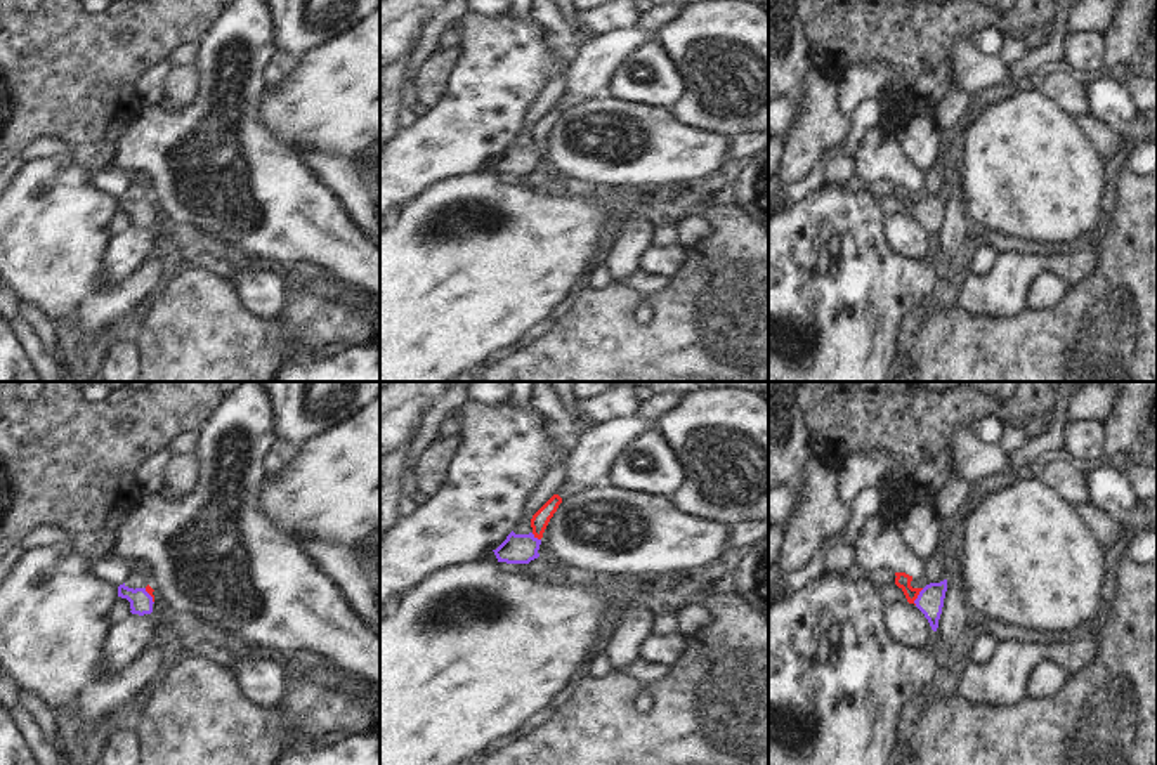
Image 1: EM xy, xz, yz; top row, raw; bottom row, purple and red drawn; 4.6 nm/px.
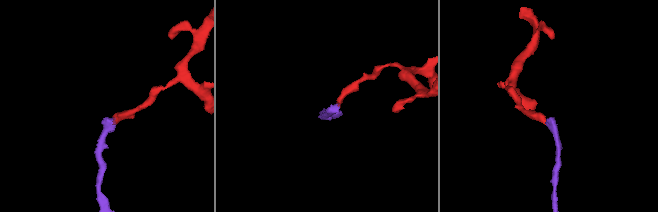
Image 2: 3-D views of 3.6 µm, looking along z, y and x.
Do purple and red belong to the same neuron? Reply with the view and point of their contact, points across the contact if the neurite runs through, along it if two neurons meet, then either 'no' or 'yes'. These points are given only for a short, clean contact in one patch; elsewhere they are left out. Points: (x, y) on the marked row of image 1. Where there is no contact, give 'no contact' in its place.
meets purple in yz at (918, 597); runs through yz (930, 601), (918, 597), (902, 580); yes

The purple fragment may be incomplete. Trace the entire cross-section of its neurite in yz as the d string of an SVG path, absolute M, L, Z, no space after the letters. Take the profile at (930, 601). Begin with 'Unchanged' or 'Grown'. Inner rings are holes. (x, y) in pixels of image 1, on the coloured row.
Grown. M895 572L895 576L895 585L904 592L907 602L914 604L928 619L931 630L937 631L947 592L947 579L930 583L925 588L912 588L912 576L905 572Z

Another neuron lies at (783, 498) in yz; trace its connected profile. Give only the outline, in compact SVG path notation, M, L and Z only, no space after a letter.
M800 474L793 481L768 486L768 522L789 522L800 503L800 487Z

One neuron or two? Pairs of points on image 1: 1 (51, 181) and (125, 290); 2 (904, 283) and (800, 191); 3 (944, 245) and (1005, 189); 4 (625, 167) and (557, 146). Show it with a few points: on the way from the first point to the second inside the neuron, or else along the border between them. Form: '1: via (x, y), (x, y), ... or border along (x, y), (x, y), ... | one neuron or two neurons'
1: via (51, 214), (51, 236), (92, 278) | one neuron
2: border along (823, 183), (795, 202) | two neurons
3: border along (963, 200), (970, 219) | two neurons
4: via (607, 163), (575, 153) | one neuron

